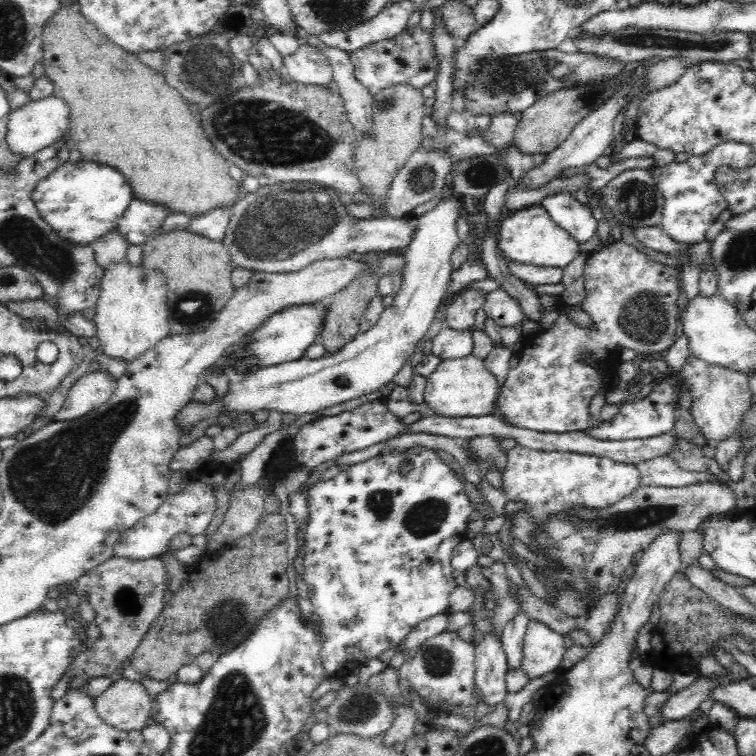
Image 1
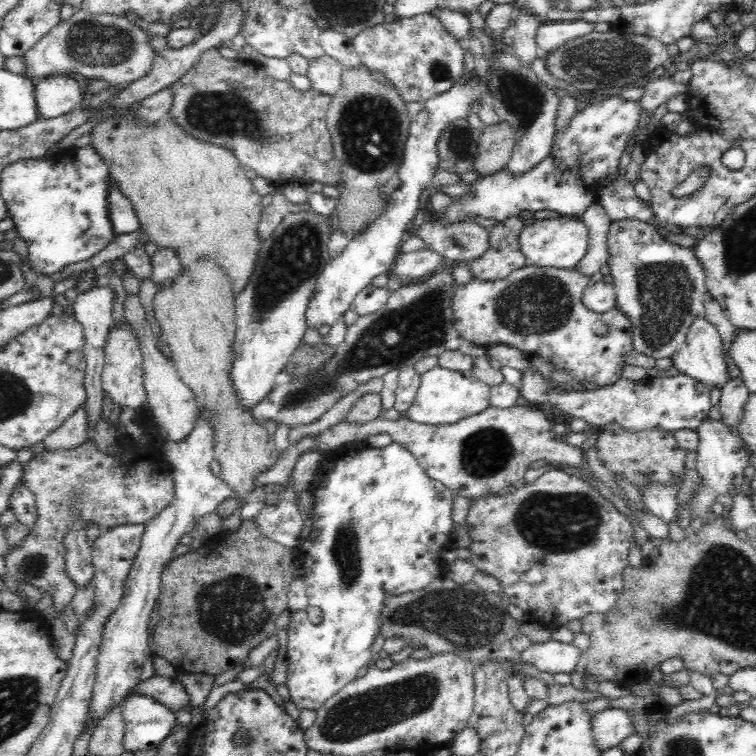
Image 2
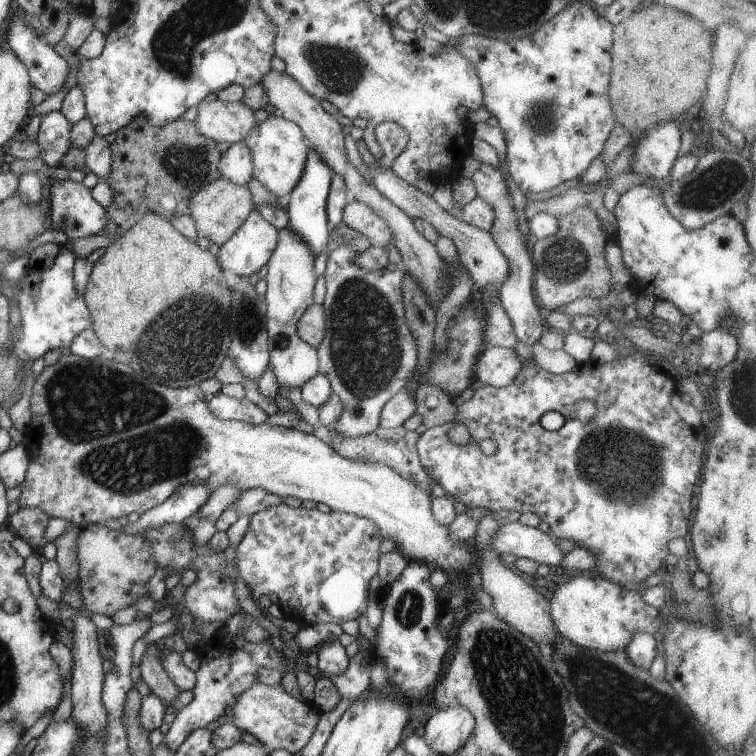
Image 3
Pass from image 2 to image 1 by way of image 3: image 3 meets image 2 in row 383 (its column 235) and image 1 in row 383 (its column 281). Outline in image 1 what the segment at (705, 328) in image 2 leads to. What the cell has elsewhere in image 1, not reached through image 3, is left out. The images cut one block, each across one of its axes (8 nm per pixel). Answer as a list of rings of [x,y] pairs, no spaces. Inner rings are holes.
[[[690,353],[684,365],[684,370],[676,373],[677,377],[684,377],[690,385],[690,394],[693,398],[690,414],[705,440],[724,442],[724,440],[740,440],[742,420],[752,410],[753,390],[749,385],[749,374],[732,368],[718,367],[707,364]]]

